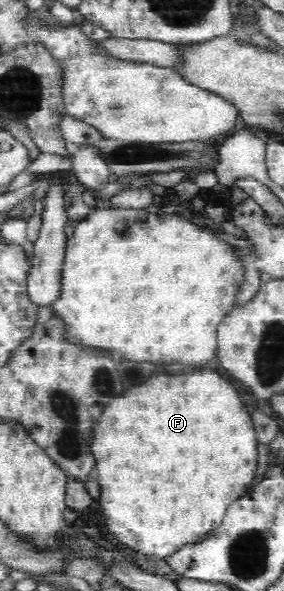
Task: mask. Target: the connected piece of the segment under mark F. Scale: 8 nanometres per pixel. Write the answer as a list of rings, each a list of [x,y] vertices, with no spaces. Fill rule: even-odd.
[[[200,369],[192,373],[180,373],[180,375],[166,375],[166,373],[152,373],[142,385],[128,389],[124,395],[113,397],[102,412],[102,417],[97,421],[93,429],[91,448],[96,458],[95,468],[98,472],[98,481],[102,486],[102,493],[99,497],[102,513],[107,517],[107,529],[110,534],[136,552],[152,558],[167,558],[178,552],[184,545],[191,542],[201,541],[206,533],[214,531],[223,520],[229,505],[238,501],[250,489],[250,483],[256,477],[258,471],[258,455],[260,446],[257,433],[252,423],[252,415],[246,409],[244,399],[240,397],[238,389],[226,380],[214,369]]]

